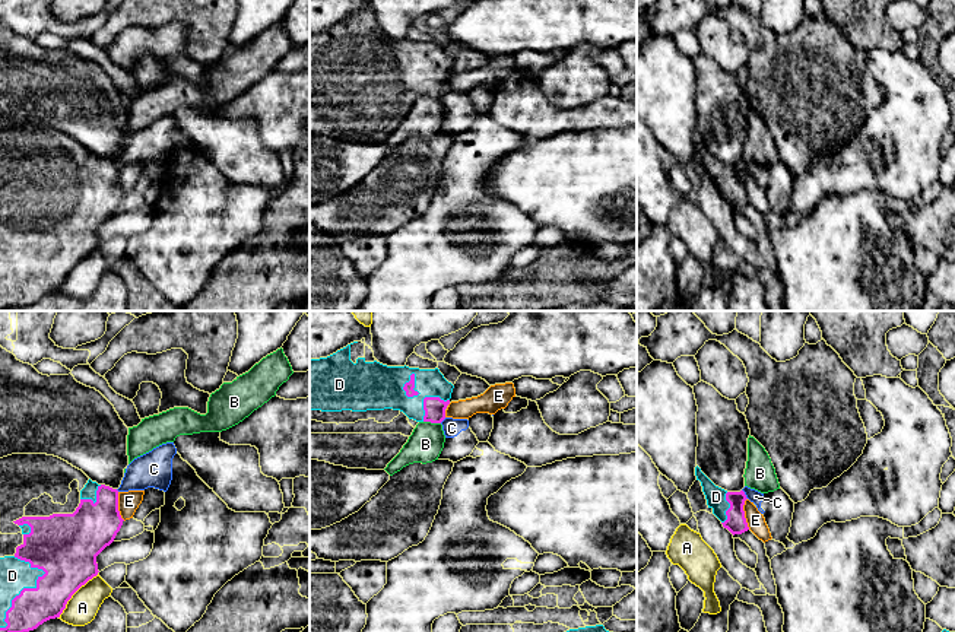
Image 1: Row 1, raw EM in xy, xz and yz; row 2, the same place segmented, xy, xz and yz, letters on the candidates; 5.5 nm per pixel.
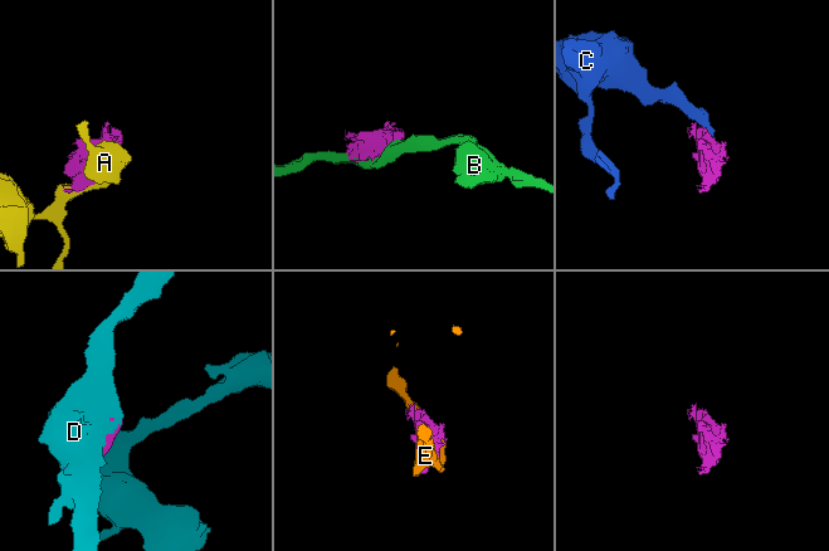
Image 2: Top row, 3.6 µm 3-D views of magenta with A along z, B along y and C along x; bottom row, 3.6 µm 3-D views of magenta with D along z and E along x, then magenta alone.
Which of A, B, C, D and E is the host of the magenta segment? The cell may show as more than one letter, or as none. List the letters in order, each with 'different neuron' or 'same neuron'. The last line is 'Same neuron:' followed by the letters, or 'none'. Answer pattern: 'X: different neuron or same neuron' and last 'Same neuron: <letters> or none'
A: different neuron
B: different neuron
C: different neuron
D: same neuron
E: different neuron
Same neuron: D

